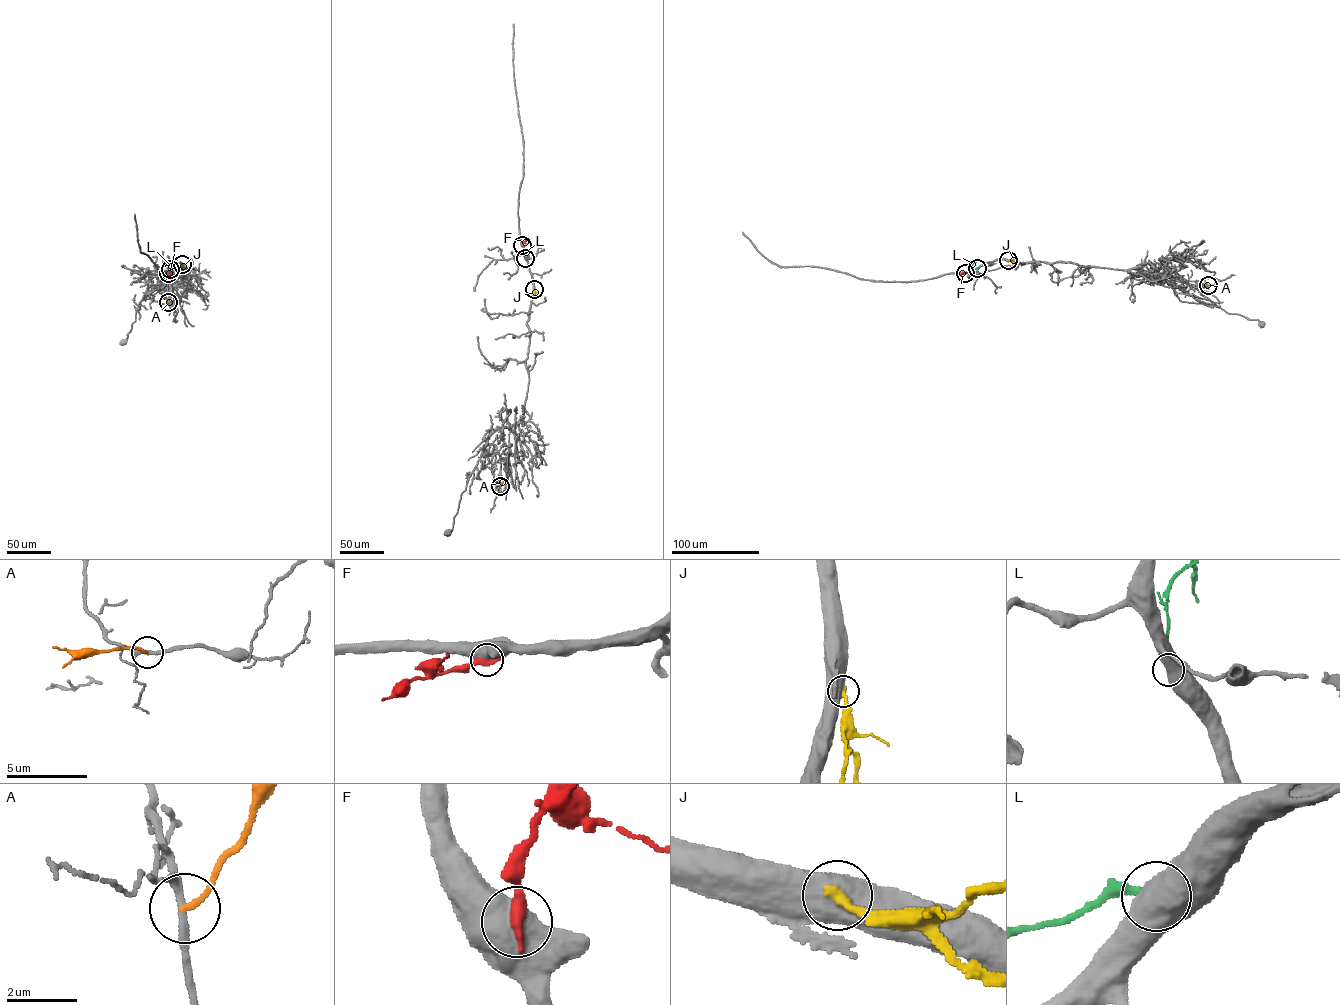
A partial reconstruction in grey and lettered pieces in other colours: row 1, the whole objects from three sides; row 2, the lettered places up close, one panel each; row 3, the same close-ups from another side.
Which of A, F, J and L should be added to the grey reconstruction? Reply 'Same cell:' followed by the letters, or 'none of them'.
Same cell: none of them

